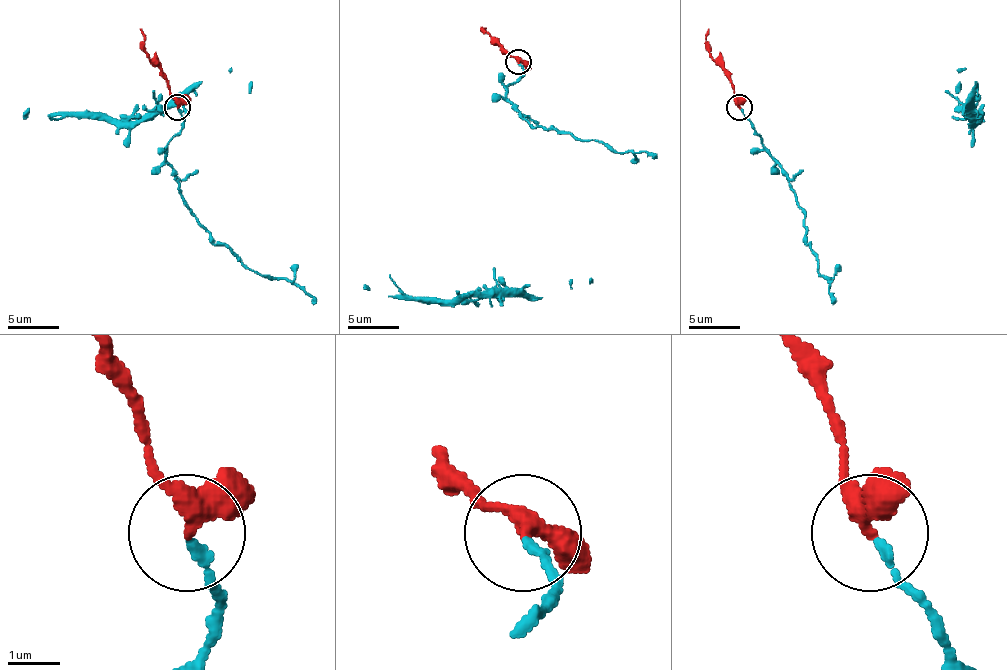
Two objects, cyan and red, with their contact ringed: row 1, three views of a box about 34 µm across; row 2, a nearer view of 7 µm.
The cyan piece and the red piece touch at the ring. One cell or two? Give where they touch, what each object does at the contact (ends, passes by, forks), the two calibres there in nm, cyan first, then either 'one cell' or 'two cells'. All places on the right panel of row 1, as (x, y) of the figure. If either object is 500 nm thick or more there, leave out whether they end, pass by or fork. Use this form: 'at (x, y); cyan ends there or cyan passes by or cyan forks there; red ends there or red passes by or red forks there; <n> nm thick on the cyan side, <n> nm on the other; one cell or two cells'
at (739, 107); cyan ends there; red passes by; 160 nm thick on the cyan side, 320 nm on the other; one cell

